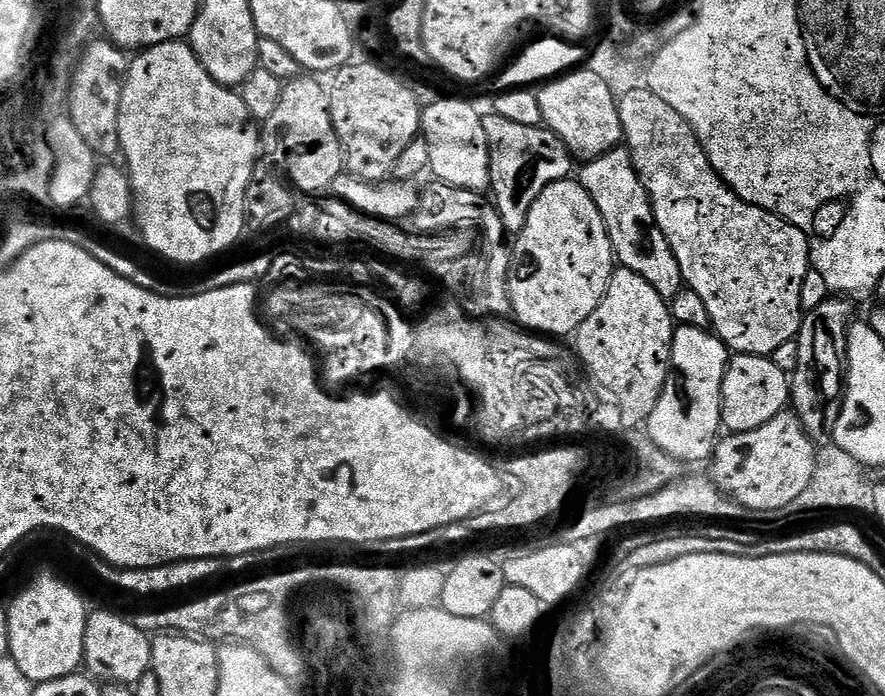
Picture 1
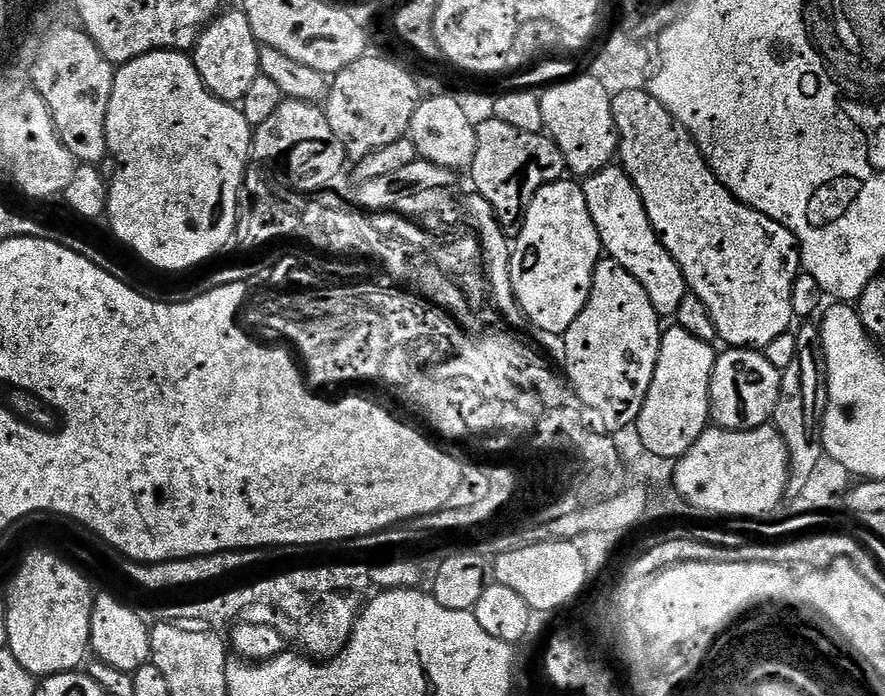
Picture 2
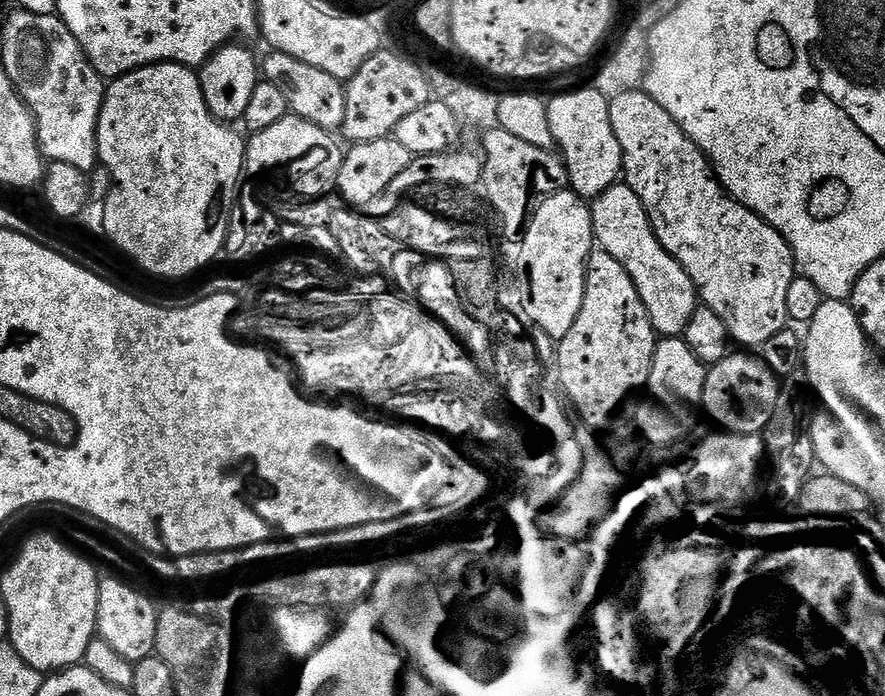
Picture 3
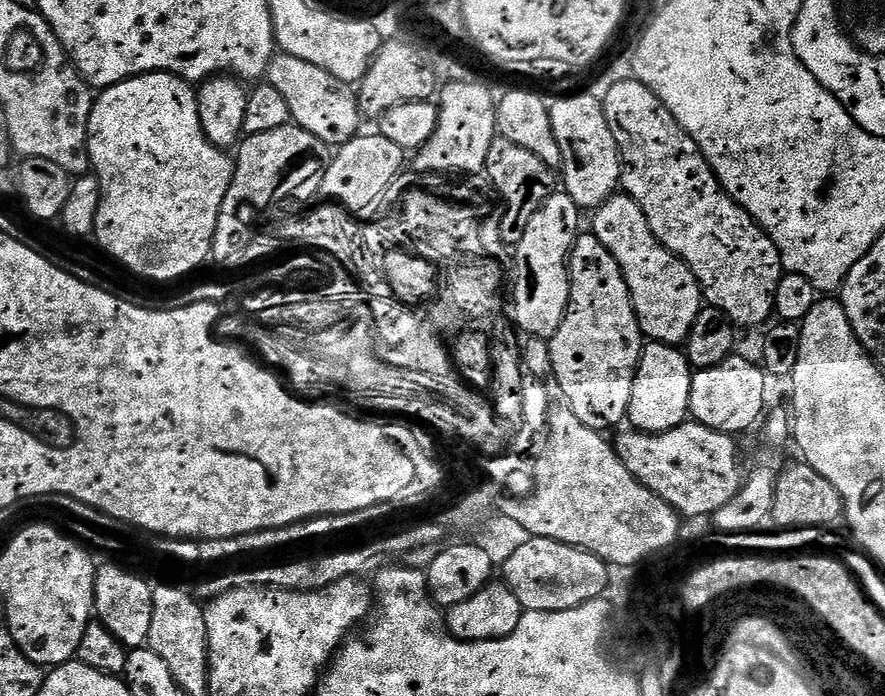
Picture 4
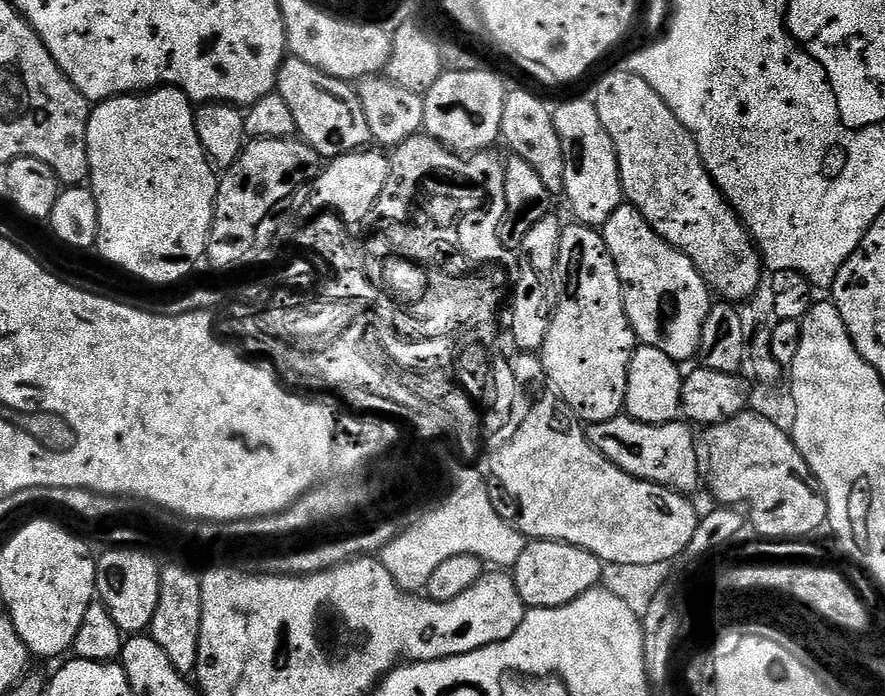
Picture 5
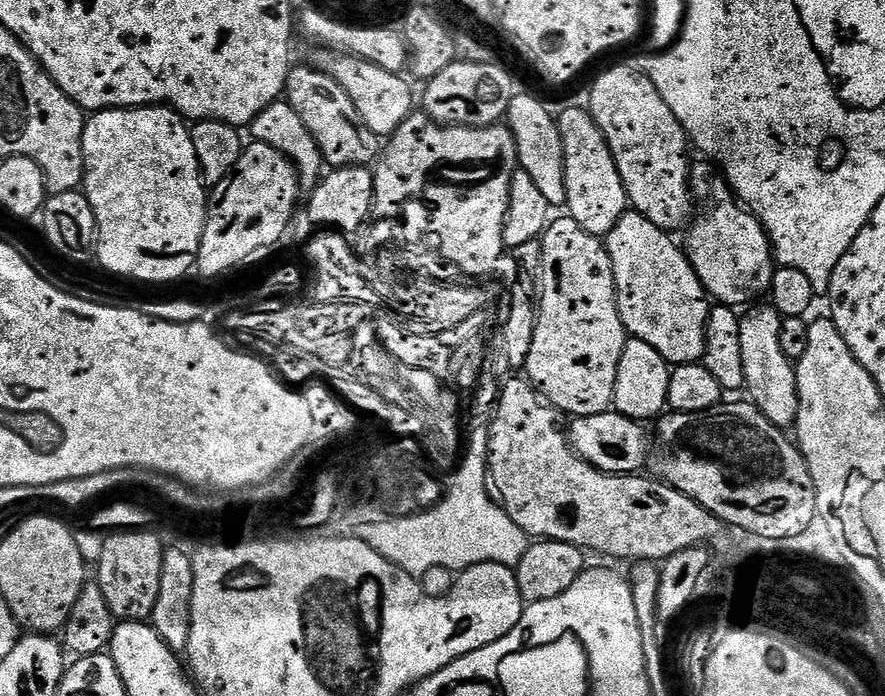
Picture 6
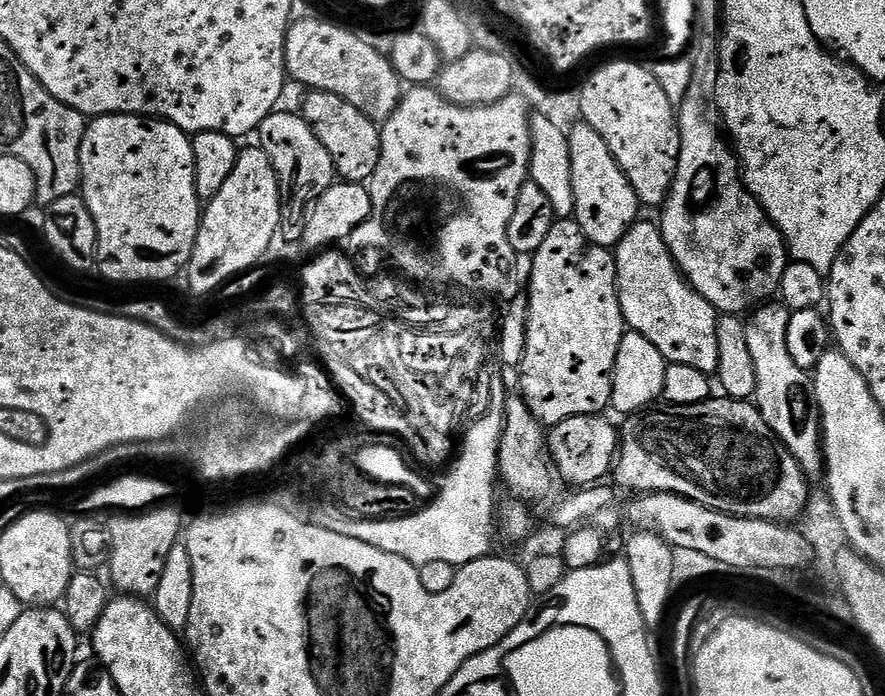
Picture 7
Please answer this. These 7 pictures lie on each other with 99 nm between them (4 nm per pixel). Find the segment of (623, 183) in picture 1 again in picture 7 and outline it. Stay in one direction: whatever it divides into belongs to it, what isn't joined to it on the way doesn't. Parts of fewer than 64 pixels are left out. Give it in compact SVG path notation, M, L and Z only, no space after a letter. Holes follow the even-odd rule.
M641 219L614 249L616 289L624 323L642 338L654 342L669 364L694 366L715 374L718 370L718 313L716 307L689 286L660 233L659 223Z

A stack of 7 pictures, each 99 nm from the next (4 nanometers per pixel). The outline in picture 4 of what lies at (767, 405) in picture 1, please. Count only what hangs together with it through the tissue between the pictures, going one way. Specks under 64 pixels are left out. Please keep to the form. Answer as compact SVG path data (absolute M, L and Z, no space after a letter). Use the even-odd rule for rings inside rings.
M733 354L718 366L699 369L693 375L690 386L691 419L710 430L737 434L748 432L761 423L765 415L764 399L768 396L769 377L759 363L751 364L743 360L740 354Z

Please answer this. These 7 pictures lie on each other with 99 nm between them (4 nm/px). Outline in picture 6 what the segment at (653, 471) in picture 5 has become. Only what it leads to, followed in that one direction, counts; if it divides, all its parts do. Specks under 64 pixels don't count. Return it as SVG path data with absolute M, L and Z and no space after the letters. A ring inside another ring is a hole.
M609 410L593 416L578 416L567 429L572 449L586 462L598 470L613 474L636 474L650 460L650 436L644 433L645 425L639 420L631 420L621 412Z

